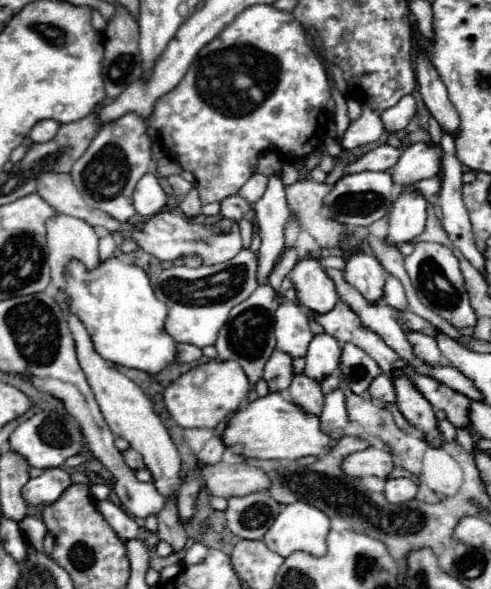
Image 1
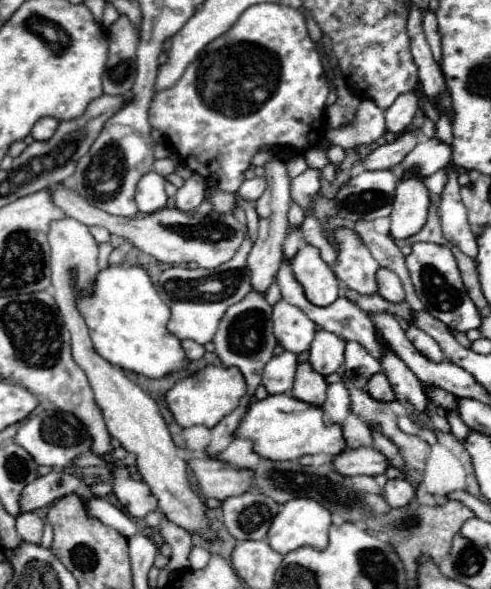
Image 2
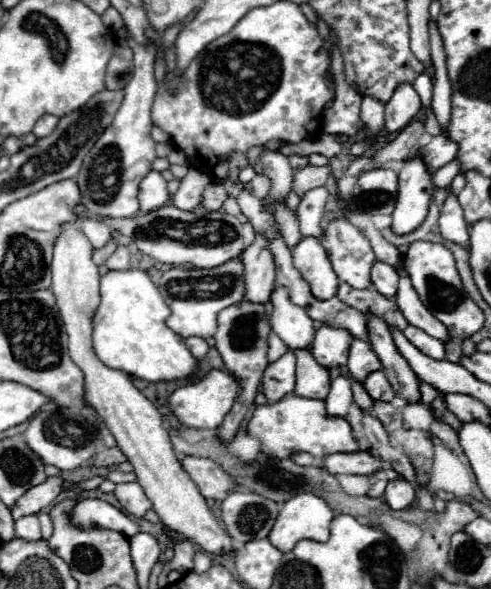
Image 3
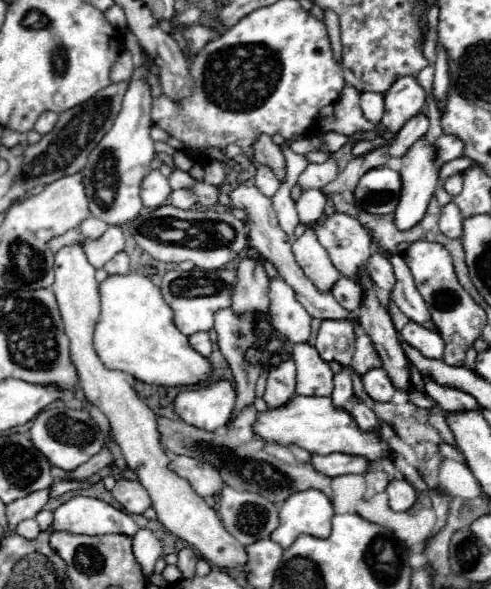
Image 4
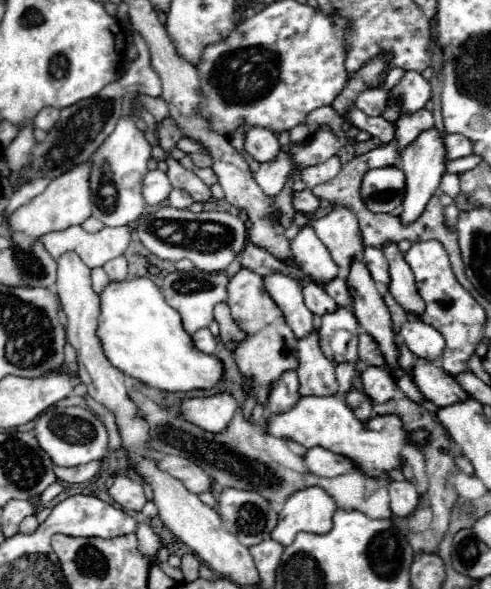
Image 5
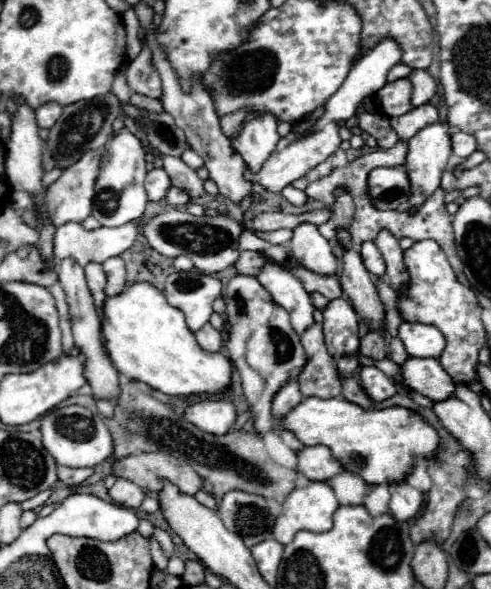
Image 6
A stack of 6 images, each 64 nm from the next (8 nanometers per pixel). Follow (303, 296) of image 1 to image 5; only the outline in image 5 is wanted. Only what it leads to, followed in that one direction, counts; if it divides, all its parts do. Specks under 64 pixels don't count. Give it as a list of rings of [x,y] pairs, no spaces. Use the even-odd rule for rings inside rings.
[[[312,226],[300,228],[298,236],[290,242],[290,250],[294,256],[294,262],[314,280],[314,282],[328,282],[336,278],[338,266],[328,256],[328,248],[324,248],[322,240],[312,232]]]

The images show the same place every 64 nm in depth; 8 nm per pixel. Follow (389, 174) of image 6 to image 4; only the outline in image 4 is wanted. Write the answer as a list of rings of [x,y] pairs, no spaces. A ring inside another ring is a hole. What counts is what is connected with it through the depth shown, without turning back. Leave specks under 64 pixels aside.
[[[374,168],[366,172],[354,192],[354,200],[370,214],[392,214],[400,200],[402,178],[396,170]]]

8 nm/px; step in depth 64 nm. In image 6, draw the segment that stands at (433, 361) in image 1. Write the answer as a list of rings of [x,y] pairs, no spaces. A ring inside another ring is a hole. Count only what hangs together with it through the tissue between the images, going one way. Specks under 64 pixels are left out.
[[[402,322],[398,338],[404,342],[406,352],[416,358],[438,358],[446,346],[442,332],[430,324]]]

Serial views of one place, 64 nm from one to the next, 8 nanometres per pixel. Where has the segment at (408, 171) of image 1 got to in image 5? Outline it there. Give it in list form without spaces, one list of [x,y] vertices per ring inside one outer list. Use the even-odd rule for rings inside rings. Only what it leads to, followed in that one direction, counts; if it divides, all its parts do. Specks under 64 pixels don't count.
[[[446,134],[444,136],[444,144],[446,144],[448,160],[456,160],[456,158],[464,158],[464,156],[472,154],[472,142],[466,136]]]

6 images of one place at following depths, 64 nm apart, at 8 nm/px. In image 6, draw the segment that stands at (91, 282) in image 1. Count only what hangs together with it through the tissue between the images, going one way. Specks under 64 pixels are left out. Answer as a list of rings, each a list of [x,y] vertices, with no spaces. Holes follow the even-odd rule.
[[[138,282],[126,292],[106,298],[104,302],[104,320],[102,332],[108,340],[108,354],[116,370],[132,380],[146,382],[154,390],[160,390],[168,396],[190,396],[190,394],[218,394],[232,384],[232,362],[222,352],[204,352],[194,338],[194,332],[188,328],[184,314],[178,308],[172,308],[164,294],[148,282]]]

